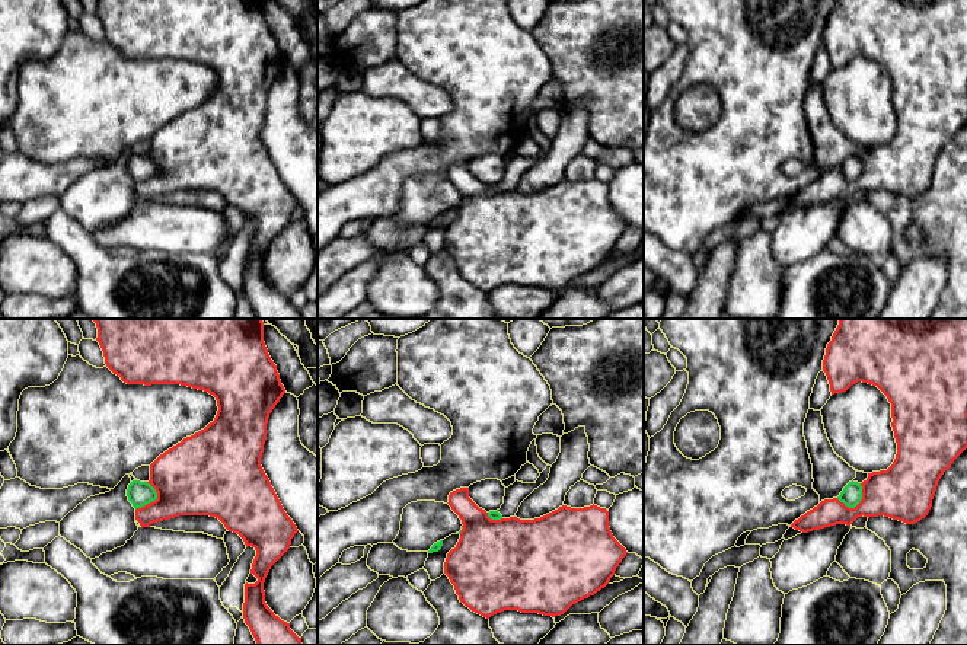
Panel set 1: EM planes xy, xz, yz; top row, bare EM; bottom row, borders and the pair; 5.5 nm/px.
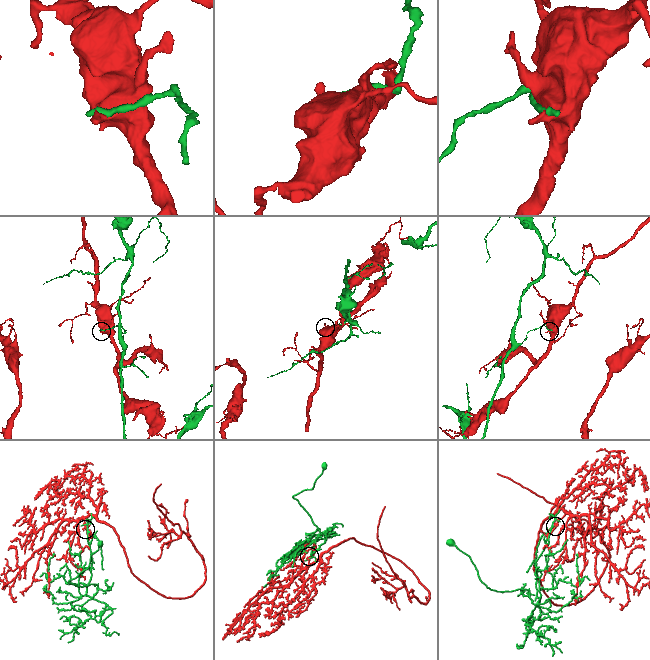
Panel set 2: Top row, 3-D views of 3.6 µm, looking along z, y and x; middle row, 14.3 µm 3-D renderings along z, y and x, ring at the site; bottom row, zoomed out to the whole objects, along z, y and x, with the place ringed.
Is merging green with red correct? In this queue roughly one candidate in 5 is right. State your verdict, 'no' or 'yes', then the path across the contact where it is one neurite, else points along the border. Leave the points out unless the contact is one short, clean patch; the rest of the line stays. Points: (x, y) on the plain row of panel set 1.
no

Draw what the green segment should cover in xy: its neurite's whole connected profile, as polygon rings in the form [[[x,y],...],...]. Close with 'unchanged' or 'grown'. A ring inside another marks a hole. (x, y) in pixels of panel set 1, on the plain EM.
[[[133,154],[128,159],[127,170],[128,170],[128,175],[133,178],[133,181],[137,183],[137,182],[141,182],[141,181],[156,175],[157,166],[147,156]]]; unchanged

